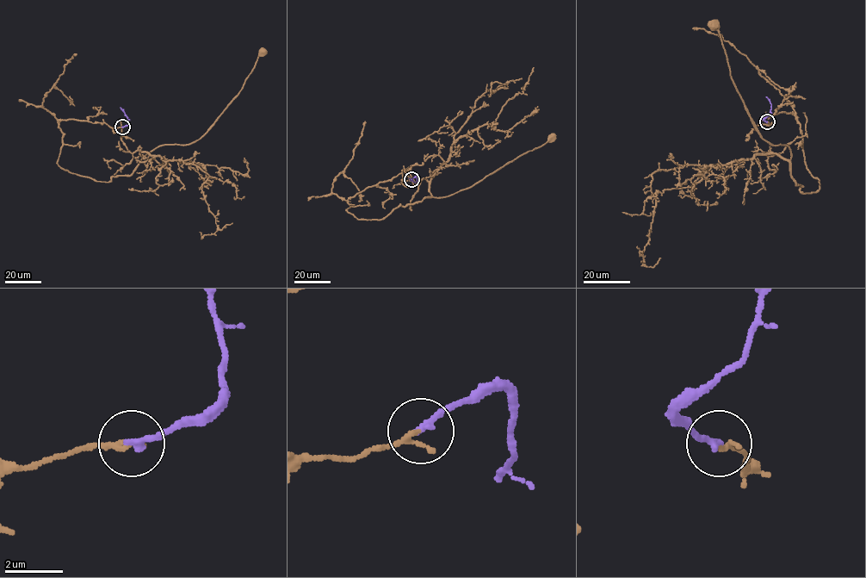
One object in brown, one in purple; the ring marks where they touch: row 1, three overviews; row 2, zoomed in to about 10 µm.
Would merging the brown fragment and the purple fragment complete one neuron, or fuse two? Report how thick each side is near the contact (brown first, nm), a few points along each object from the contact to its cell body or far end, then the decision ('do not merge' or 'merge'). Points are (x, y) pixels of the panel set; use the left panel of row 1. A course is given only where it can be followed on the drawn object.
calibres 130 and 240 nm; course brown (122, 127), (59, 120), (57, 164), (109, 182), (130, 176), (158, 146), (194, 142), (238, 94), (262, 52); course purple (122, 127), (128, 121), (120, 108); do not merge

